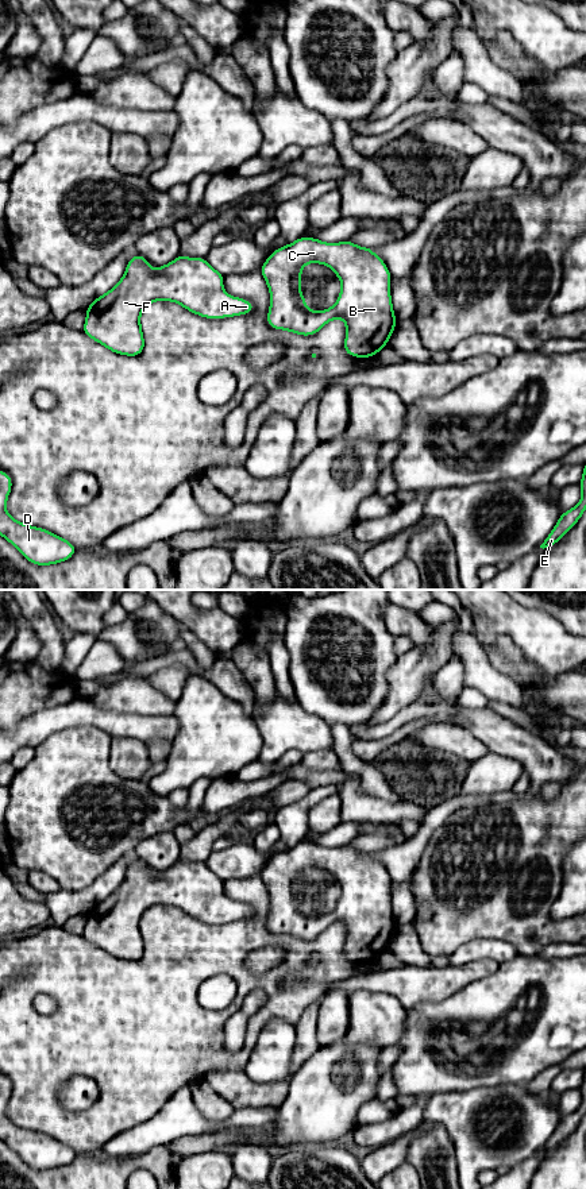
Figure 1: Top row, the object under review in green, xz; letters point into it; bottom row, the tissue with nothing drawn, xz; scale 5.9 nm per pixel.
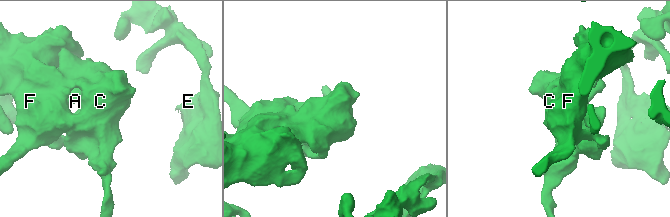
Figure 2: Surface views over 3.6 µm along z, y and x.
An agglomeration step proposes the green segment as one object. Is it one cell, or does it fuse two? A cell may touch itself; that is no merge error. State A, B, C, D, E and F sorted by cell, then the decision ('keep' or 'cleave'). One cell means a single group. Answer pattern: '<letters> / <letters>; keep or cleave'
A B C D E F; keep

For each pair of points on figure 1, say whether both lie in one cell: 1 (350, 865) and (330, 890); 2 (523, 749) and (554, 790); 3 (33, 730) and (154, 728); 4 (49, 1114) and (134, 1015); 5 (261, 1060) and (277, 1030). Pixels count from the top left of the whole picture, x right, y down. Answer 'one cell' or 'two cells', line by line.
1: one cell
2: two cells
3: one cell
4: one cell
5: one cell

